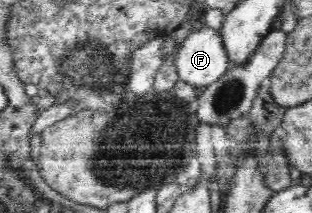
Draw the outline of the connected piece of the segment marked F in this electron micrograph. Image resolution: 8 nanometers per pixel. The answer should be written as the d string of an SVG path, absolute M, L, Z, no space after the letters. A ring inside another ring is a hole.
M207 26L191 32L176 53L178 80L199 90L217 82L230 66L223 37Z

